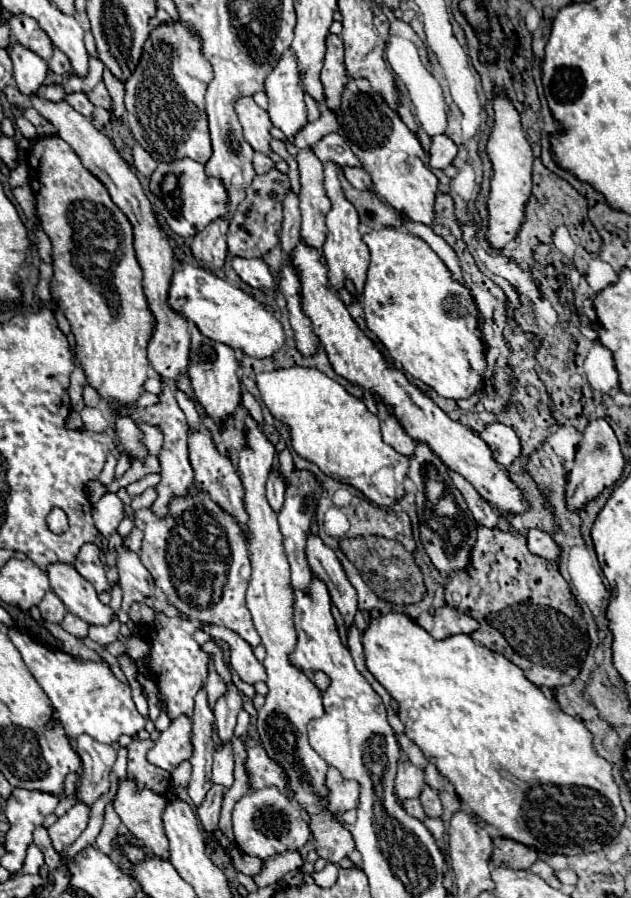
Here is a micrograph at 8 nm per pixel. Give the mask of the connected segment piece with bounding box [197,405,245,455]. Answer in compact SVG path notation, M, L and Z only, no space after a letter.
M197 405L197 409L199 409L199 415L201 415L205 427L211 431L215 445L219 447L219 451L223 451L223 455L229 455L229 449L241 451L245 447L245 427L243 427L245 413L243 411L237 411L233 417L229 417L227 419L227 429L219 433L219 427L211 419L207 419L203 415L203 411L201 411L199 405Z

